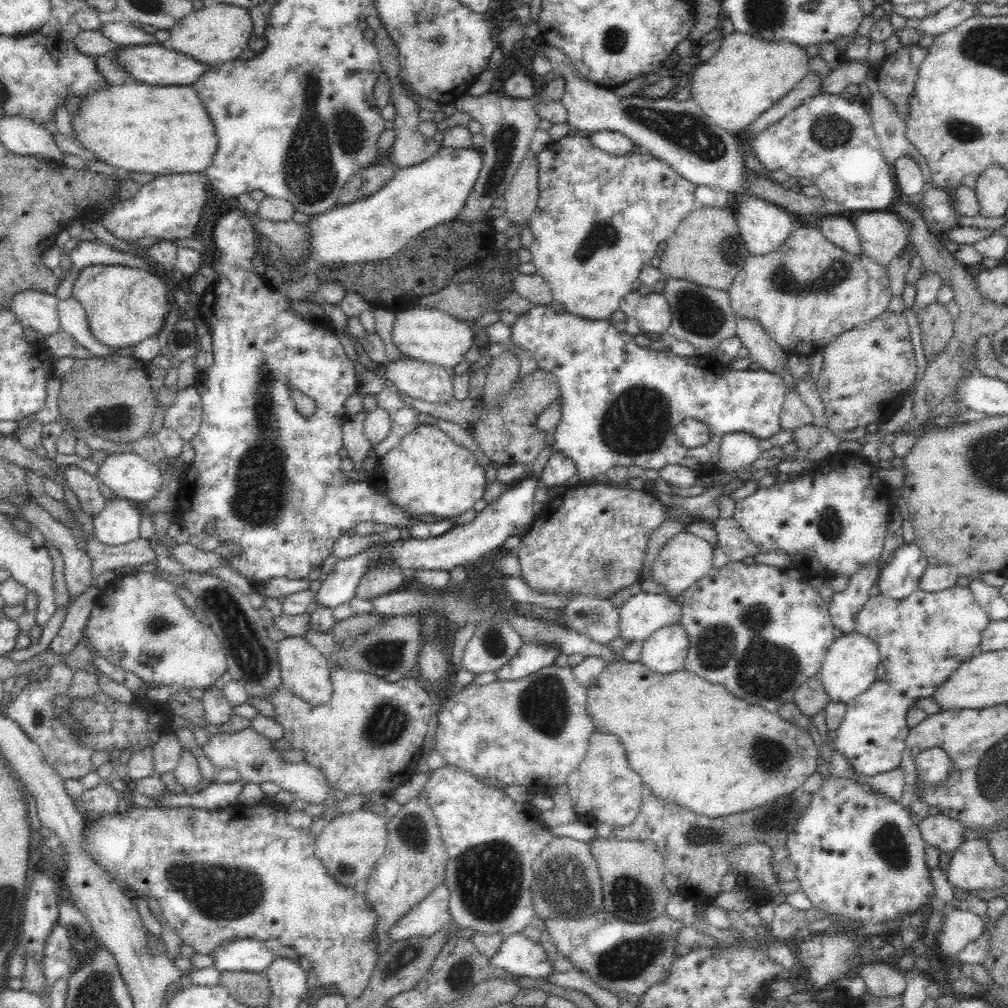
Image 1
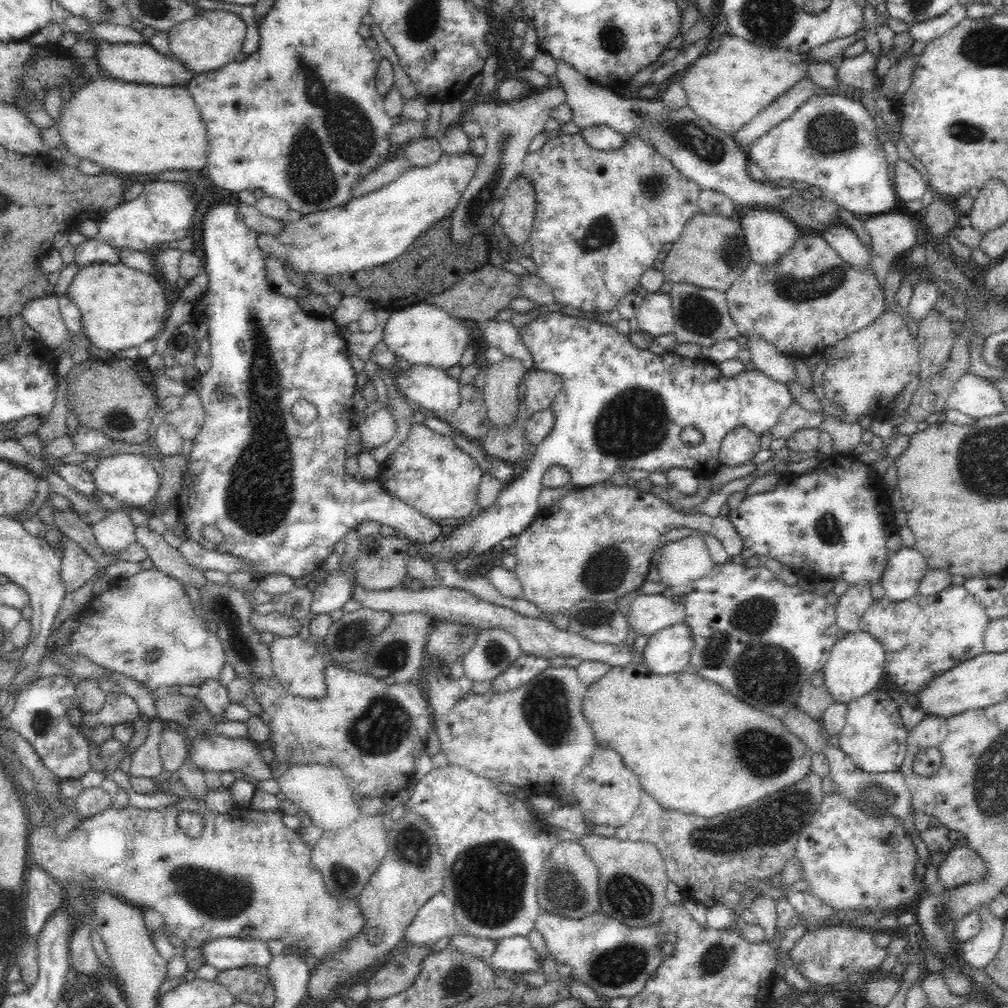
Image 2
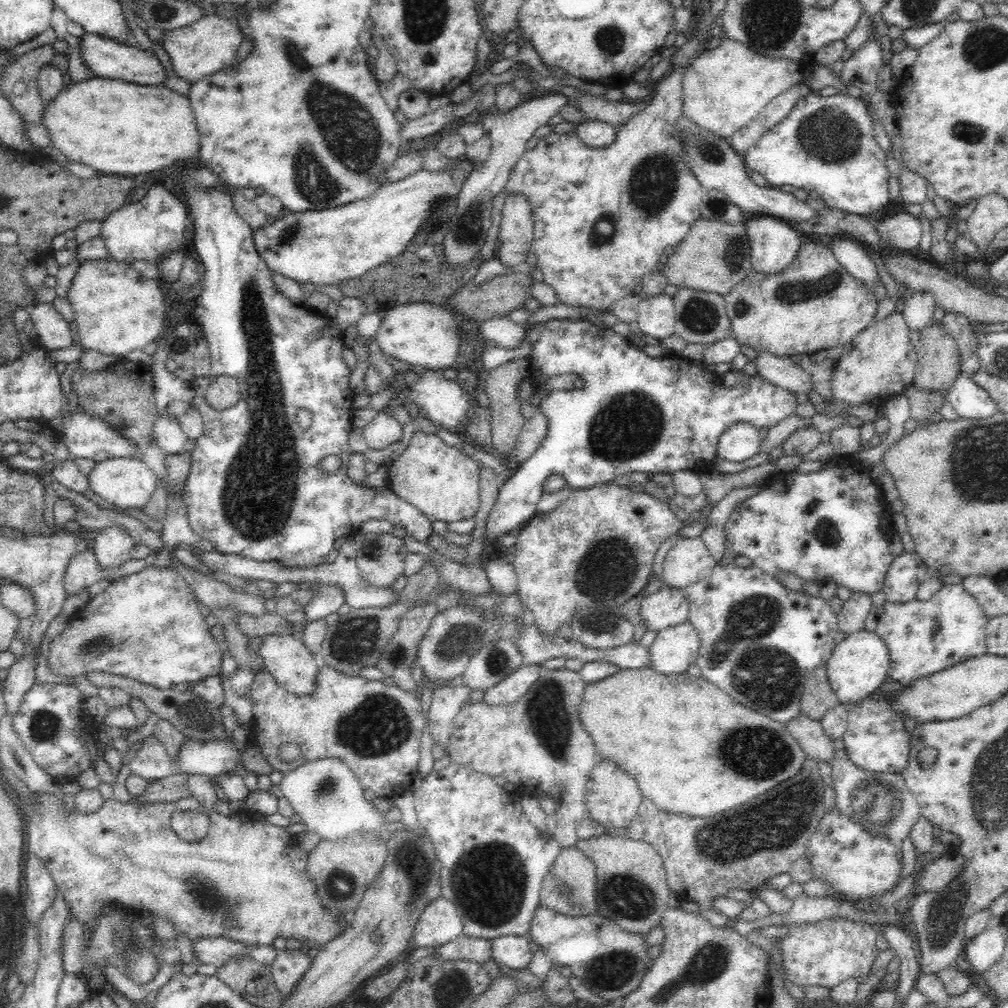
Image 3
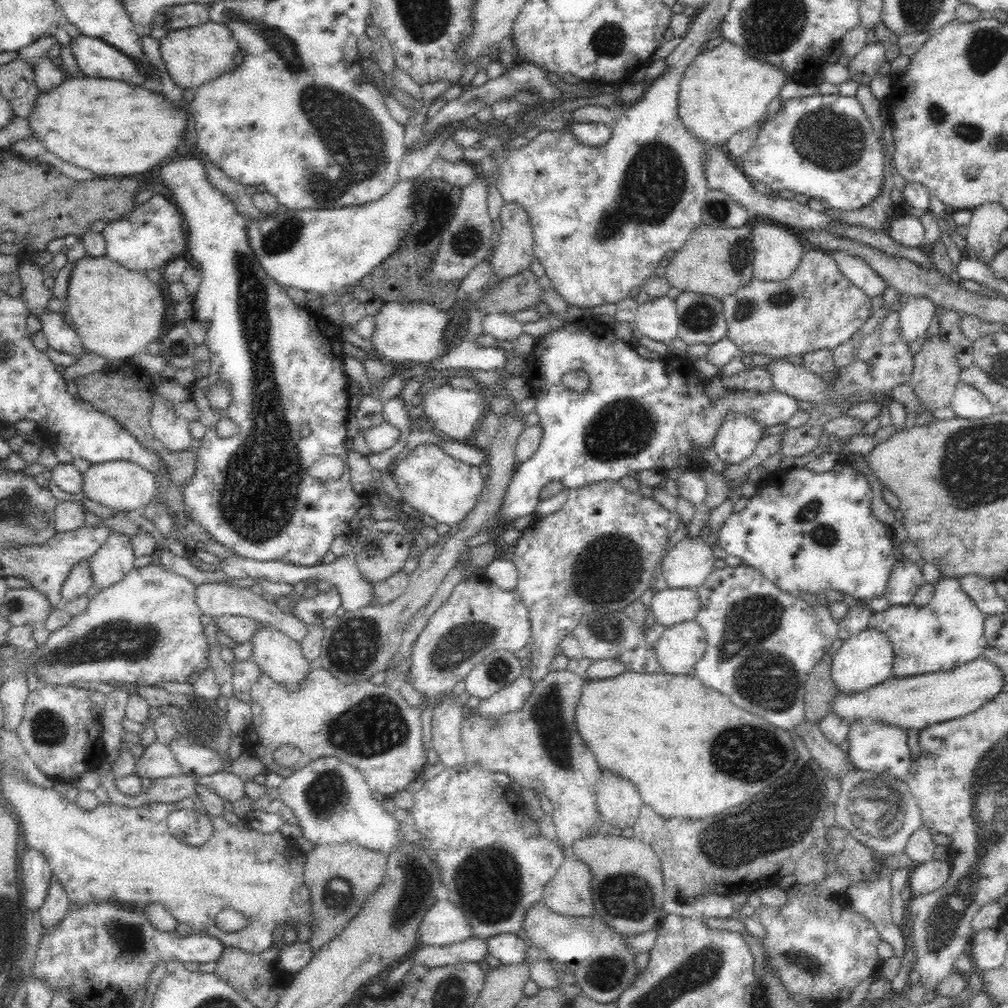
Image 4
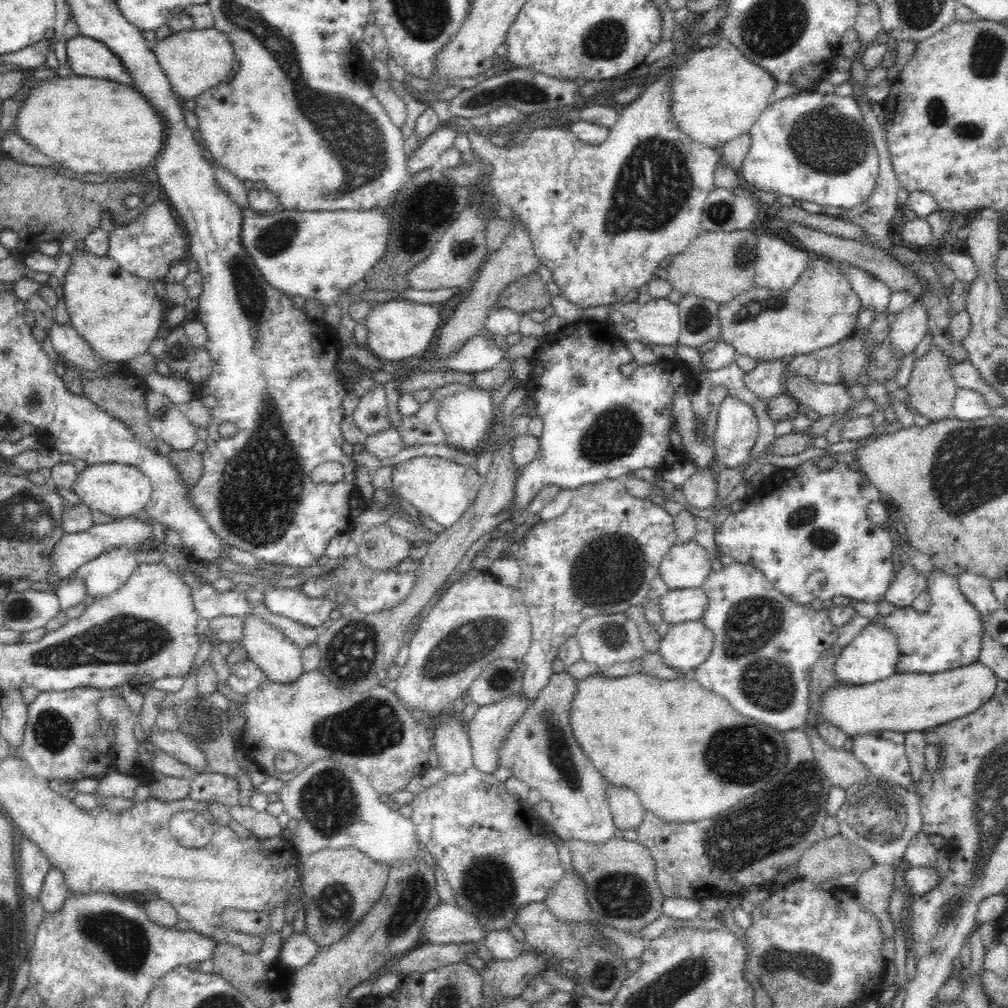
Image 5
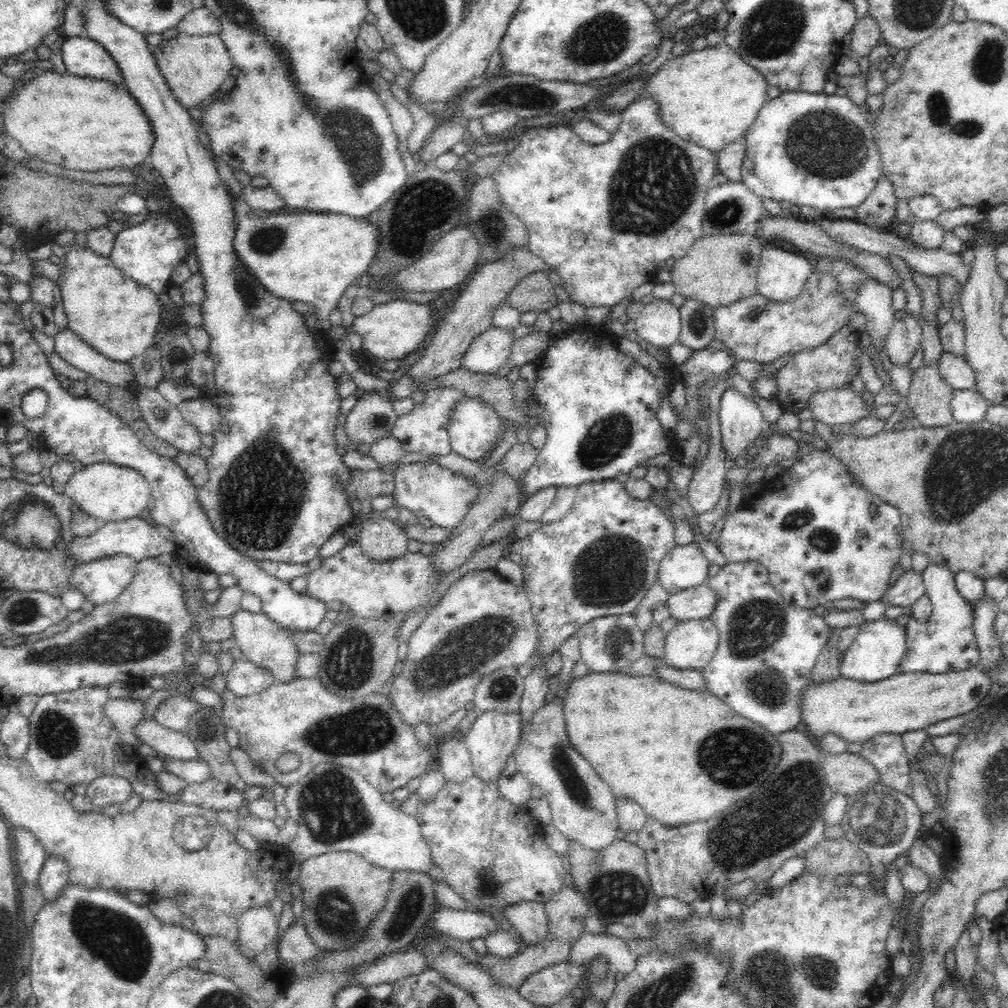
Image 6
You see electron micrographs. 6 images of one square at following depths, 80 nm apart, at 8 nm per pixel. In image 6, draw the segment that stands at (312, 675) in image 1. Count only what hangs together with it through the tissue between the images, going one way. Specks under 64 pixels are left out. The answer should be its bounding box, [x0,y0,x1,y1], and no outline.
[230,609,301,683]

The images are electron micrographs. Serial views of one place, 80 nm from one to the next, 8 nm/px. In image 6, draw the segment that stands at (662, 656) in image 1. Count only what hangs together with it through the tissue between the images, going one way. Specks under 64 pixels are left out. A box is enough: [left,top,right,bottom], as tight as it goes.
[663,618,719,670]

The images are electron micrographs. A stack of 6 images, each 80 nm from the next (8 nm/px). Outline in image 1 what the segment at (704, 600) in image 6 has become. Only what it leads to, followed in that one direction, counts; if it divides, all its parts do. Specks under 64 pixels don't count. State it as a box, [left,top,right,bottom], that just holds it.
[619,592,682,643]

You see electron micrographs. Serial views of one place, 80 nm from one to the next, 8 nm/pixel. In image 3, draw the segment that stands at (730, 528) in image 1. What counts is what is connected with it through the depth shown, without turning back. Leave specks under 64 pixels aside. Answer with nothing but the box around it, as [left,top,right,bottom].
[511,482,682,637]

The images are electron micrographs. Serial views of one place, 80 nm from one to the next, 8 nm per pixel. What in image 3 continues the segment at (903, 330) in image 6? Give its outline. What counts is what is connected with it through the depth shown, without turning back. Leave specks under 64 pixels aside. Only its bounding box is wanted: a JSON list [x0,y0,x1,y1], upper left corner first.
[901,293,936,333]

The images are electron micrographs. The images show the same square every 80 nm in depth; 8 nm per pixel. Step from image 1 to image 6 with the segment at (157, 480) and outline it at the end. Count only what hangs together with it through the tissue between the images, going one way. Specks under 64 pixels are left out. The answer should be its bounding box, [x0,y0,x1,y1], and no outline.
[64,463,151,524]

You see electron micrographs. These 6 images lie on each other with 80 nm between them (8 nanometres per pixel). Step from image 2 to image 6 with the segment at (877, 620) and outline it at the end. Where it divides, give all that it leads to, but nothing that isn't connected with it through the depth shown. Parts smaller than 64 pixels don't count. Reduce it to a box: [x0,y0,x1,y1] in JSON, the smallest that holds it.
[894,562,979,674]

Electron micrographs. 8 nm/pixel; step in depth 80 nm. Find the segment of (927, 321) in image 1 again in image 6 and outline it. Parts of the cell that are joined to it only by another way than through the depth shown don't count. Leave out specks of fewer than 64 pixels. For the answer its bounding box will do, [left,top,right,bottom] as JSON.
[907,361,955,428]

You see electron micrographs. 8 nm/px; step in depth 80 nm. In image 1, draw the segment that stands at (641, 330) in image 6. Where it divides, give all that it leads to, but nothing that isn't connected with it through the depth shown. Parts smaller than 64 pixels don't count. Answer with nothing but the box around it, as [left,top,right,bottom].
[633,290,672,334]

